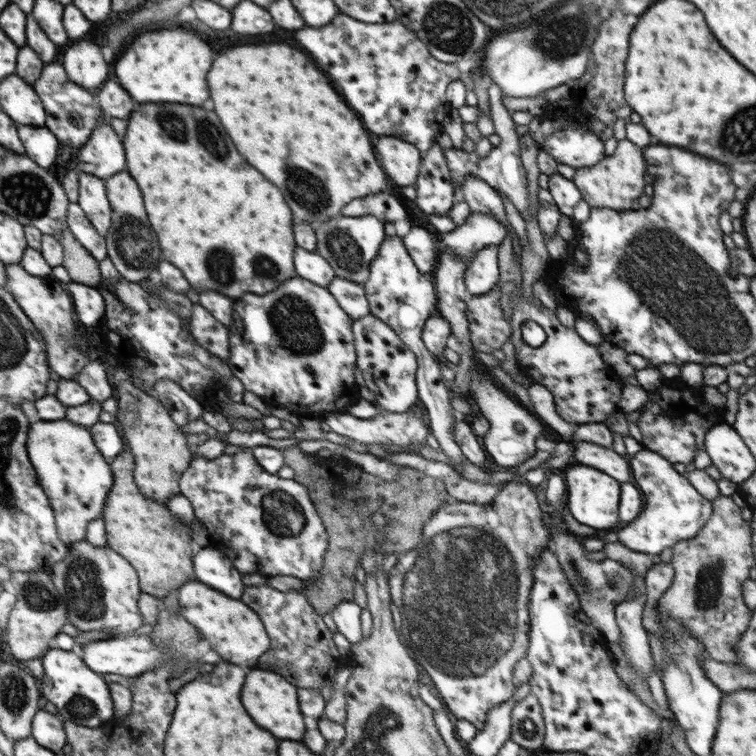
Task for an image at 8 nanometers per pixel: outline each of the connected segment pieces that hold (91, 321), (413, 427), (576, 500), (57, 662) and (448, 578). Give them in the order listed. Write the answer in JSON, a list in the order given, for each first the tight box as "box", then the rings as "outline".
[{"box":[70,281,106,328],"outline":[[[70,281],[70,294],[76,303],[78,320],[86,328],[99,327],[104,322],[106,302],[97,287],[86,286]]]},{"box":[322,409,430,446],"outline":[[[411,409],[403,413],[382,413],[370,419],[362,419],[351,415],[349,412],[329,413],[322,416],[328,426],[330,426],[331,434],[342,434],[348,439],[352,439],[361,444],[380,444],[394,443],[396,445],[422,445],[426,446],[426,436],[430,430],[425,416],[420,417],[414,414]]]},{"box":[565,465,620,530],"outline":[[[569,465],[565,468],[567,488],[565,505],[568,506],[571,514],[580,524],[586,524],[590,528],[611,530],[620,522],[620,483],[614,480],[609,474],[602,474],[588,465]]]},{"box":[39,648,114,728],"outline":[[[51,648],[41,657],[44,666],[44,675],[39,680],[41,697],[52,702],[62,718],[90,728],[102,727],[113,720],[114,708],[108,684],[100,680],[97,671],[90,670],[90,667],[86,666],[81,655]]]},{"box":[389,476,550,730],"outline":[[[520,476],[517,480],[506,482],[505,487],[488,504],[469,504],[453,500],[440,506],[424,525],[422,538],[415,549],[400,555],[395,568],[392,568],[389,573],[390,598],[402,616],[402,628],[399,630],[402,640],[409,648],[411,655],[414,656],[413,659],[418,666],[426,671],[436,686],[441,702],[445,702],[444,705],[448,707],[451,714],[458,719],[467,719],[479,730],[484,728],[490,710],[502,705],[502,702],[510,700],[515,695],[517,683],[513,679],[514,667],[528,651],[528,639],[530,639],[528,601],[530,601],[529,593],[533,584],[531,567],[533,561],[539,558],[539,552],[547,547],[550,540],[550,532],[544,522],[547,511],[532,489],[532,485]]]}]

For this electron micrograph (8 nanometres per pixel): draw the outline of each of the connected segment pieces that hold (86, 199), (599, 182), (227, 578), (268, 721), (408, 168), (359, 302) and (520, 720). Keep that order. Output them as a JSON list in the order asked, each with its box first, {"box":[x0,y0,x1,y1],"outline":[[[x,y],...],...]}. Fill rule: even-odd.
[{"box":[77,172,111,236],"outline":[[[79,172],[79,191],[77,204],[96,227],[100,235],[106,236],[110,228],[111,209],[106,196],[105,179],[94,174]]]},{"box":[572,140,648,211],"outline":[[[622,140],[618,142],[613,155],[605,155],[594,167],[583,166],[581,169],[576,169],[572,182],[576,184],[576,188],[580,190],[583,200],[588,203],[590,209],[608,208],[626,211],[641,208],[638,198],[644,195],[644,186],[647,184],[646,172],[648,172],[643,150],[630,140]]]},{"box":[194,546,245,598],"outline":[[[212,546],[203,547],[194,558],[194,572],[200,582],[208,584],[214,590],[224,592],[230,598],[241,598],[245,585],[241,573],[232,562]]]},{"box":[242,670,306,740],"outline":[[[268,670],[250,672],[246,676],[244,688],[242,688],[242,704],[244,704],[246,712],[252,716],[252,720],[258,726],[272,732],[276,738],[302,740],[302,735],[306,732],[306,726],[304,726],[304,715],[298,708],[296,686],[286,682],[280,674],[274,674],[274,672],[268,672]]]},{"box":[374,135,422,187],"outline":[[[387,135],[375,137],[374,150],[388,178],[401,187],[414,186],[422,158],[416,146]]]},{"box":[327,276,371,320],"outline":[[[335,276],[327,289],[336,297],[338,304],[353,320],[358,320],[358,318],[371,313],[363,285]]]},{"box":[511,694,545,754],"outline":[[[532,694],[512,709],[511,739],[521,746],[525,754],[543,750],[545,724],[542,715],[542,706]]]}]

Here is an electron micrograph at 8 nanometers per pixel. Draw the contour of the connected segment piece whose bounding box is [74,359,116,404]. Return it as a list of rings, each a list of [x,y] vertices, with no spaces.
[[[90,360],[74,379],[88,392],[92,402],[101,404],[104,400],[116,395],[116,389],[108,381],[104,361]]]

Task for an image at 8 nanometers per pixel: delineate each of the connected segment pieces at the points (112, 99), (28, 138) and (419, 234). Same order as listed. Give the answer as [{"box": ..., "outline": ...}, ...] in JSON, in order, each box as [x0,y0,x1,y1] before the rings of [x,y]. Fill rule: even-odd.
[{"box":[98,78,136,120],"outline":[[[114,78],[108,80],[106,85],[100,88],[98,100],[100,100],[104,114],[110,119],[126,120],[136,109],[134,108],[134,100],[126,90],[122,90],[122,86],[118,86],[118,82],[114,82]]]},{"box":[18,126,58,169],"outline":[[[18,126],[20,140],[25,146],[25,154],[34,160],[38,166],[48,169],[54,164],[54,154],[58,156],[58,140],[48,126]]]},{"box":[402,226,441,274],"outline":[[[412,226],[402,240],[419,271],[428,274],[436,268],[441,255],[437,236],[423,227]]]}]

